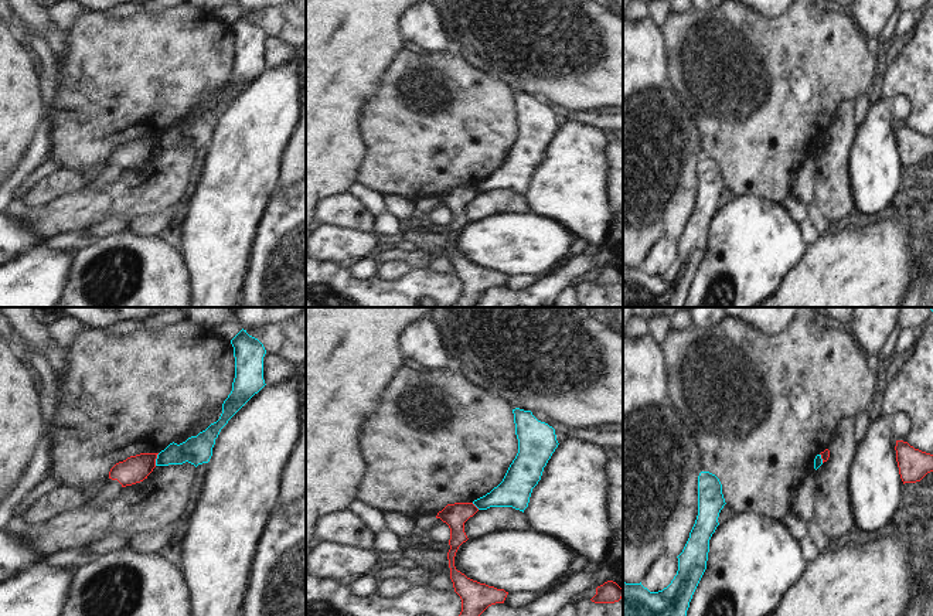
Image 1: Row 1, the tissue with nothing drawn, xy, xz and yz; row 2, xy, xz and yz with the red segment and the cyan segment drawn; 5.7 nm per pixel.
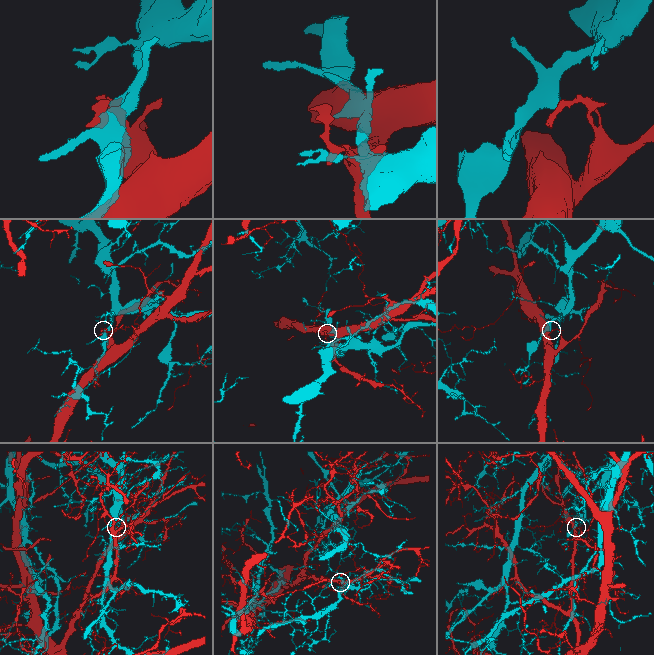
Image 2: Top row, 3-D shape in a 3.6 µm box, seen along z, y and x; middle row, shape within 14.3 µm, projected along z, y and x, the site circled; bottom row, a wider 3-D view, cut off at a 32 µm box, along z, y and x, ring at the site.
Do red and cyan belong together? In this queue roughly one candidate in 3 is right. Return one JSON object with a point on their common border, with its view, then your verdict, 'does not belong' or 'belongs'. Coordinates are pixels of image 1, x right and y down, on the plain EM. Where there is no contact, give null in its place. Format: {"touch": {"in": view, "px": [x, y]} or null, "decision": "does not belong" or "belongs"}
{"touch": {"in": "xy", "px": [156, 140]}, "decision": "does not belong"}

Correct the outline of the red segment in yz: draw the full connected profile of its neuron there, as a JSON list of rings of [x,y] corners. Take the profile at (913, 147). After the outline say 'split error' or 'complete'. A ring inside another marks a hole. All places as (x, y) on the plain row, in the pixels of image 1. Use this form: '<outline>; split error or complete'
[[[896,123],[895,133],[903,167],[920,164],[933,154],[933,137],[915,132],[903,123]]]; complete

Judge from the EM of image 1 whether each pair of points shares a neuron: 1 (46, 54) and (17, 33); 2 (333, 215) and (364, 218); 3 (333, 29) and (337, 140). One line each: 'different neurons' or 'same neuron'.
1: same neuron
2: same neuron
3: same neuron

